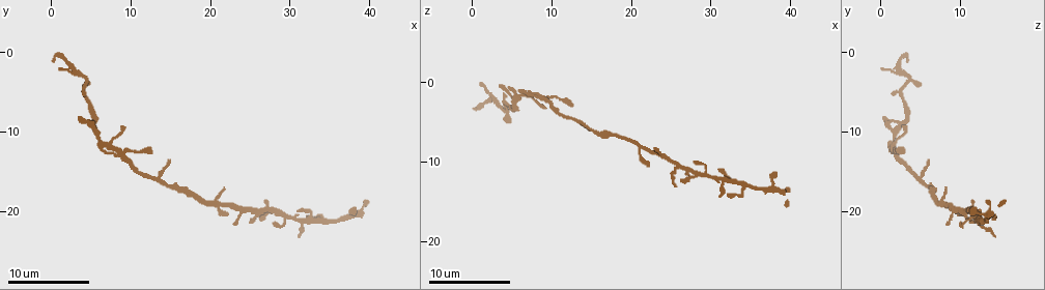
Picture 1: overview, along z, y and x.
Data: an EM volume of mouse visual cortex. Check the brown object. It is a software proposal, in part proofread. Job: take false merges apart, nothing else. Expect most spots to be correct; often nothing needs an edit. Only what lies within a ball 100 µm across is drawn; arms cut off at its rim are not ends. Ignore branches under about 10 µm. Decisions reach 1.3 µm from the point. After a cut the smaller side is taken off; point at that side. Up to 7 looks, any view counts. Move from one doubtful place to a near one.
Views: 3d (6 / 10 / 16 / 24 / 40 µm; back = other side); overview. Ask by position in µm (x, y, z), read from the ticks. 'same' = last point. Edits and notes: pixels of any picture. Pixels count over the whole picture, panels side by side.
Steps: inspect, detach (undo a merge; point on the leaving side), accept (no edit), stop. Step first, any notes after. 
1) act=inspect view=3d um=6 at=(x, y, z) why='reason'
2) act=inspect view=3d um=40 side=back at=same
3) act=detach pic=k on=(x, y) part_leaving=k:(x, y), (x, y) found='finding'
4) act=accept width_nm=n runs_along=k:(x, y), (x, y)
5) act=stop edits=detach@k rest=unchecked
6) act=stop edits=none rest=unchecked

act=inspect view=3d um=16 at=(8.0, 12.8, 1.6) why='three arms meet'

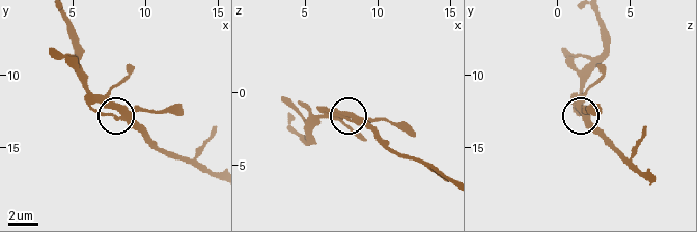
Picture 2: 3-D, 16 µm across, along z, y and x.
act=inspect view=3d um=16 side=back at=(8.2, 12.8, 1.8) why='other side'

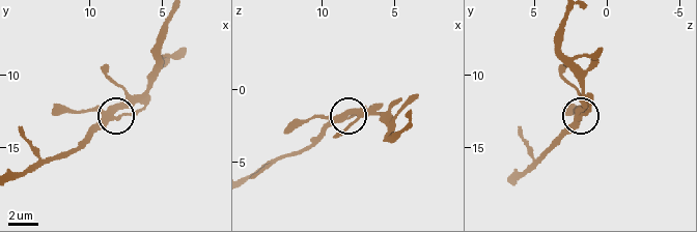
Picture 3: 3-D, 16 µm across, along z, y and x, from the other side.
act=accept arms=3 runs_along=3:(250, 175), (302, 152), (350, 116), (382, 114) found='continuous, no second neuron'

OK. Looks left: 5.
act=inspect view=3d um=10 at=(16.2, 17.4, 6.8)

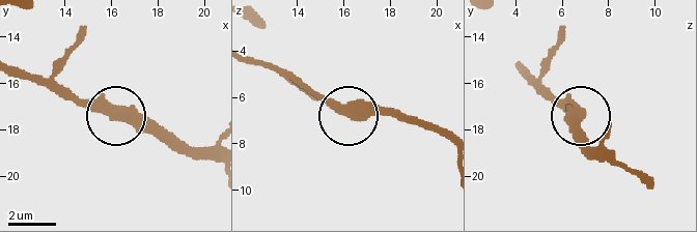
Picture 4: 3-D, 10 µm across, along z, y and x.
act=accept width_nm=470 found='all the same neuron'

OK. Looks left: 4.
act=inspect view=3d um=10 at=(4.0, 3.4, 3.6) why='three-way junction'

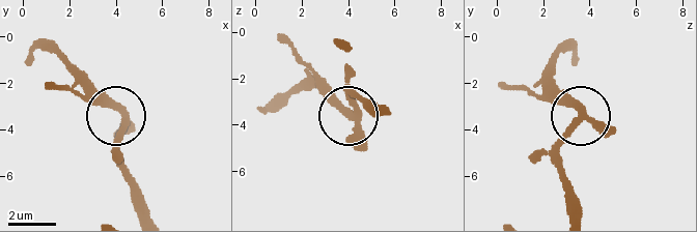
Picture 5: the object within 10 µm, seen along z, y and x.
act=inspect view=3d um=10 side=back at=(4.2, 3.2, 3.6) why='from behind'

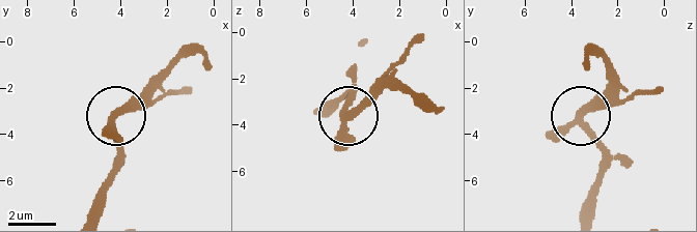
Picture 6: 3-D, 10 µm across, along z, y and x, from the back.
act=accept arms=3 found='one neuron here'

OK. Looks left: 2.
act=inspect view=3d um=6 at=(31.2, 20.8, 12.0) why='calibre changes'

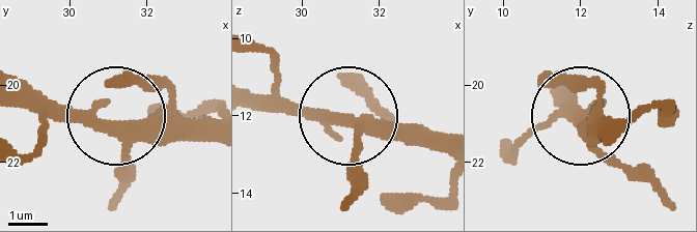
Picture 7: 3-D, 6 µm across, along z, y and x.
act=inspect view=3d um=6 side=back at=(31.45, 21.20, 12.15) why='from behind'

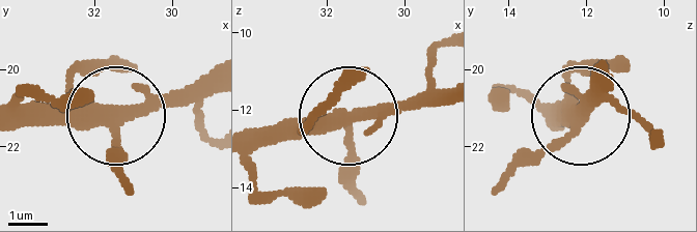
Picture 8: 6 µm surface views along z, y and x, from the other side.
act=accept width_nm=310 runs_along=8:(441, 86), (391, 106), (252, 125) found='continuous, no second neuron'

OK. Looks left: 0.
act=stop edits=none rest=unchecked

